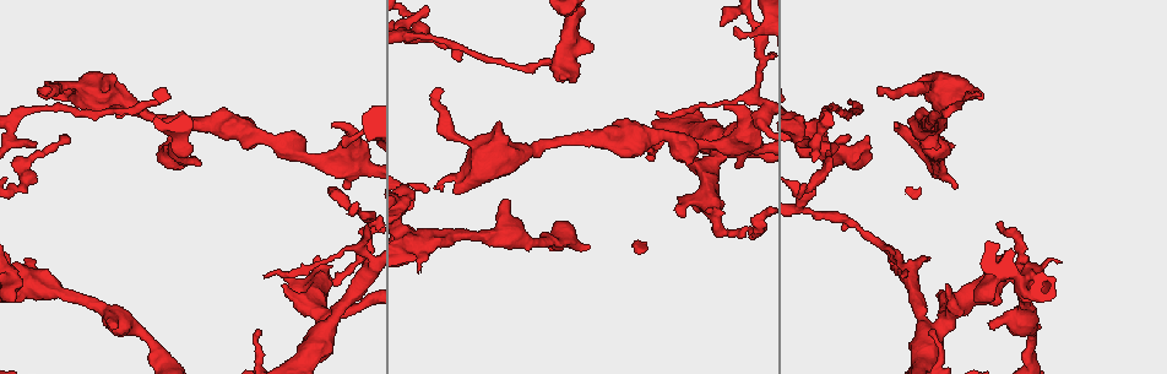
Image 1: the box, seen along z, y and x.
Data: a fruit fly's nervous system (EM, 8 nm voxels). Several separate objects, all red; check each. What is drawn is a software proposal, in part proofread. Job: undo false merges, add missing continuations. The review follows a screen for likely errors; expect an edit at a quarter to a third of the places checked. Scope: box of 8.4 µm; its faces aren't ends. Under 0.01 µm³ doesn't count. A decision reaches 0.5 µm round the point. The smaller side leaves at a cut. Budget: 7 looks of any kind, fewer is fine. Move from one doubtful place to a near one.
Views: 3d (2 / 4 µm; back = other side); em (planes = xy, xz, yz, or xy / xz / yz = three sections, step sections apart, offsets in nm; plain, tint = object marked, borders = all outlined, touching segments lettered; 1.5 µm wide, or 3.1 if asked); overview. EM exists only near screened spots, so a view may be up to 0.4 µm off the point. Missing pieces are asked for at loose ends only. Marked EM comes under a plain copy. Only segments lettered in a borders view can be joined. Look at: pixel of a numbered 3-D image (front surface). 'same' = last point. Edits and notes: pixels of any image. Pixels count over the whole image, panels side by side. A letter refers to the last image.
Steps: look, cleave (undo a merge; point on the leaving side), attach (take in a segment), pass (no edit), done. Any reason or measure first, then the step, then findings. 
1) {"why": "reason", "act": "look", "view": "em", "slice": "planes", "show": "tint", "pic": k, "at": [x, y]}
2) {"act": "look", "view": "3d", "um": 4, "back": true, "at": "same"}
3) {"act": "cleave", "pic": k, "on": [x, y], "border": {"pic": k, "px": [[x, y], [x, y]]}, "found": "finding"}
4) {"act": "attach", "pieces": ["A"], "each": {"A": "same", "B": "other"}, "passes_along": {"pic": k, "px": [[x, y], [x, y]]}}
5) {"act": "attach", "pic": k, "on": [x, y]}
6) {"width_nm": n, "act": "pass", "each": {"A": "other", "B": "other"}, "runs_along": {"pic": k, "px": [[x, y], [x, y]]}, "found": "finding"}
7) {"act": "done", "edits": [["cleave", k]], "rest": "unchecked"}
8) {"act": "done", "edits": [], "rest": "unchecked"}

{"why": "an open end", "act": "look", "view": "em", "slice": "planes", "show": "borders", "pic": 1, "at": [49, 87]}

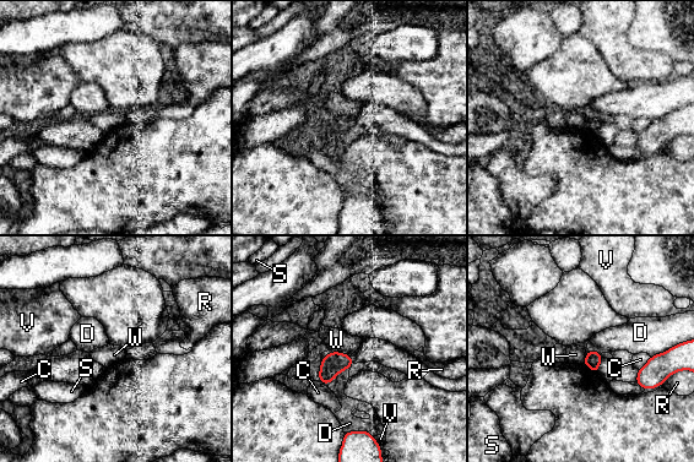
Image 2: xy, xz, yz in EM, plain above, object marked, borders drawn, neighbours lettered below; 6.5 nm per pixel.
{"act": "pass", "each": {"C": "other", "D": "other", "R": "other", "S": "other", "V": "other", "W": "other"}, "border": {"pic": 2, "px": [[332, 351], [350, 355]]}, "found": "none of them fits"}

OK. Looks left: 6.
{"why": "an open end", "act": "look", "view": "3d", "um": 2, "pic": 1, "at": [976, 92]}

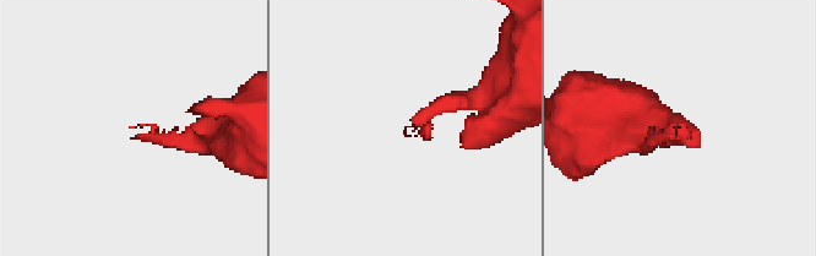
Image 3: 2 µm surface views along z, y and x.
{"why": "need the tissue", "act": "look", "view": "em", "slice": "planes", "show": "borders", "pic": 3, "at": [682, 127]}

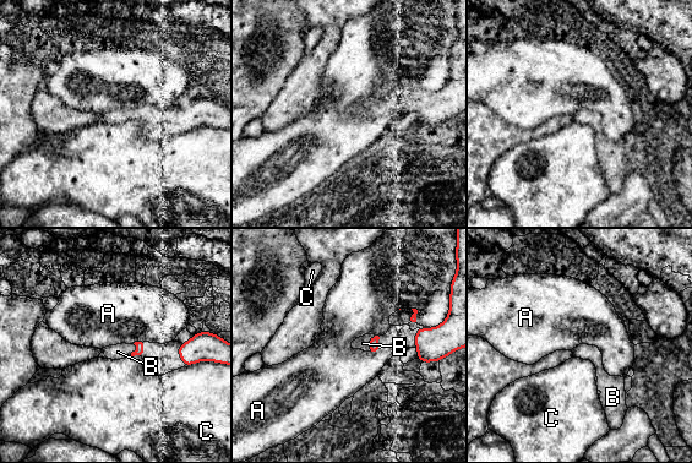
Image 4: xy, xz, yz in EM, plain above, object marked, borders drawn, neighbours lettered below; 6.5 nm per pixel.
{"act": "attach", "pieces": ["B"], "each": {"A": "other", "B": "same", "C": "other"}, "passes_along": {"pic": 4, "px": [[374, 343], [370, 343], [363, 343]]}, "found": "it goes on there"}

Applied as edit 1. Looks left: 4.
{"why": "redraw", "act": "look", "view": "overview"}

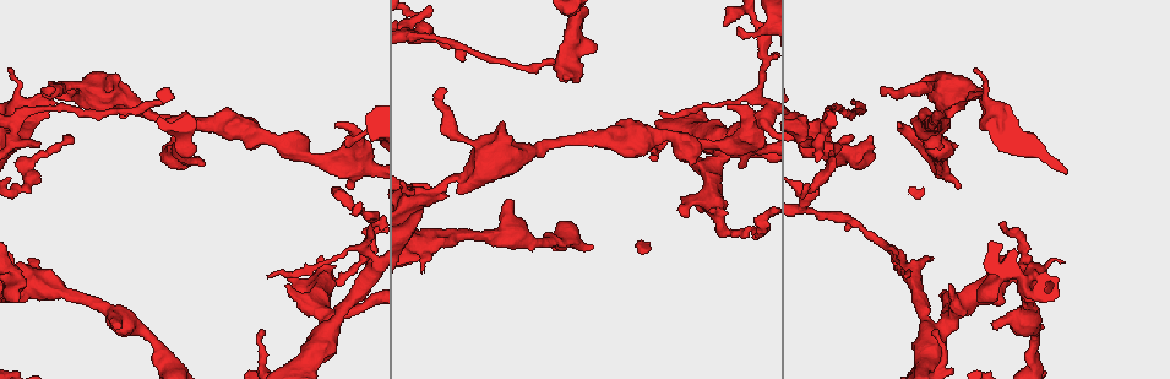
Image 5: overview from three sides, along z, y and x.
{"why": "free end", "act": "look", "view": "3d", "um": 4, "pic": 5, "at": [268, 277]}

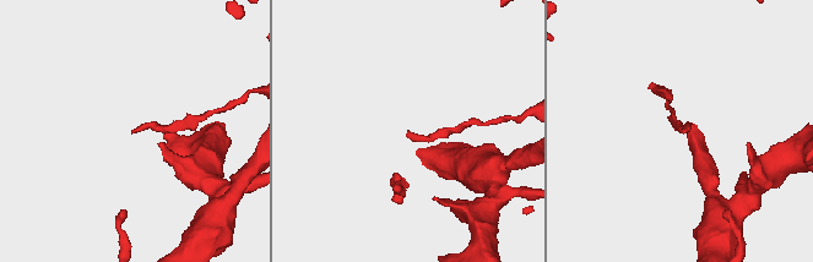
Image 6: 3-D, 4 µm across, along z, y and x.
{"act": "look", "view": "em", "slice": "xz", "step": 4, "show": "tint", "pic": 6, "at": [407, 134]}

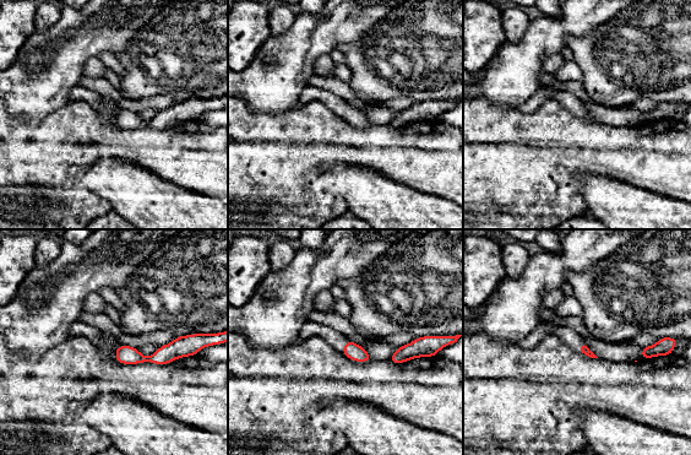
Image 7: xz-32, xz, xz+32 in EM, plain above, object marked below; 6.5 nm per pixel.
{"act": "look", "view": "em", "slice": "planes", "show": "borders", "at": "same"}

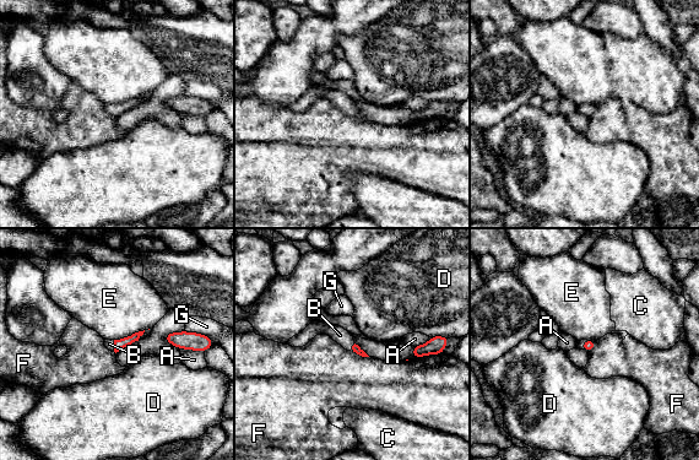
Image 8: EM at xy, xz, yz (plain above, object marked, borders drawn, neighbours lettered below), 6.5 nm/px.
{"width_nm": 70, "act": "attach", "pieces": ["B"], "each": {"A": "other", "B": "same", "C": "other", "D": "other", "E": "other", "F": "other", "G": "other"}, "passes_along": {"pic": 8, "px": [[120, 344], [114, 346], [109, 344]]}, "found": "it goes on there"}

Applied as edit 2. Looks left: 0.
{"act": "done", "edits": [["attach", 4], ["attach", 8]], "rest": "unchecked"}

